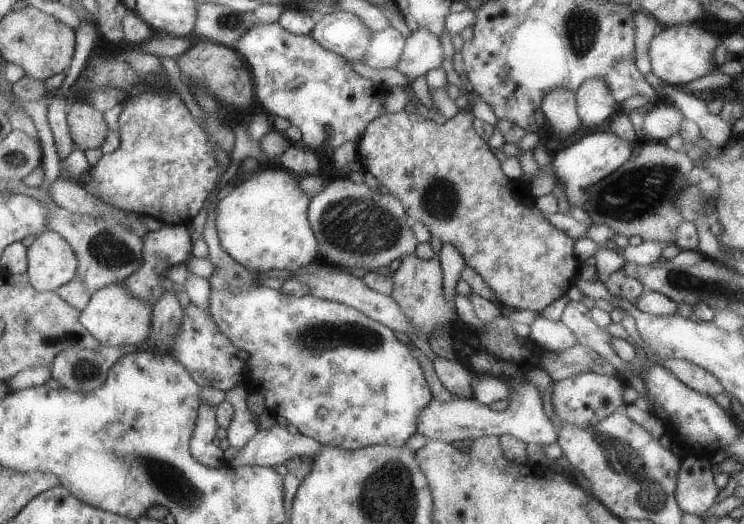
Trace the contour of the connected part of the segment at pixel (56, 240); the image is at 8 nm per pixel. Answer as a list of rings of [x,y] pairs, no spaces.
[[[47,230],[26,248],[26,275],[38,291],[56,291],[76,276],[77,257],[57,232]]]

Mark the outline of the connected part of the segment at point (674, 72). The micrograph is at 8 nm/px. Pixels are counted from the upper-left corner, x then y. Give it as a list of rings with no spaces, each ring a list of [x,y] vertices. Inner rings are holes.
[[[695,22],[671,25],[667,28],[657,30],[653,38],[648,42],[648,55],[651,72],[668,85],[682,86],[699,78],[707,76],[715,71],[716,64],[713,61],[713,51],[716,46],[721,45],[719,36],[701,28]]]

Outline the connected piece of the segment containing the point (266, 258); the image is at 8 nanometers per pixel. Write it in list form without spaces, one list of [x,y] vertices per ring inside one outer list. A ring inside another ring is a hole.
[[[263,168],[243,175],[241,182],[216,204],[215,226],[221,248],[250,271],[294,271],[297,267],[318,260],[318,244],[307,220],[309,196],[299,190],[294,174],[285,168]]]

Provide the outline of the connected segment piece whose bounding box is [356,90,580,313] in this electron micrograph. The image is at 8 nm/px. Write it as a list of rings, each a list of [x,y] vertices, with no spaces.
[[[468,92],[468,107],[464,110],[457,111],[451,118],[448,118],[443,125],[435,124],[431,119],[425,119],[419,113],[407,113],[405,111],[397,111],[396,113],[383,113],[377,118],[369,121],[365,125],[363,134],[357,142],[358,162],[363,170],[369,172],[373,178],[378,180],[378,184],[383,184],[388,192],[399,199],[403,205],[406,215],[414,218],[415,221],[424,224],[429,231],[430,238],[438,238],[441,243],[449,243],[455,247],[455,250],[464,258],[465,264],[470,266],[479,276],[480,280],[494,292],[494,295],[500,300],[505,307],[513,307],[517,310],[530,310],[534,313],[541,313],[548,304],[565,295],[565,292],[577,279],[577,270],[580,262],[573,256],[573,245],[575,240],[551,226],[537,210],[534,204],[535,197],[530,193],[529,186],[520,179],[510,179],[503,174],[500,162],[495,158],[495,154],[491,152],[491,148],[483,139],[481,139],[473,129],[473,114],[471,113],[471,105],[475,98],[475,92]]]

